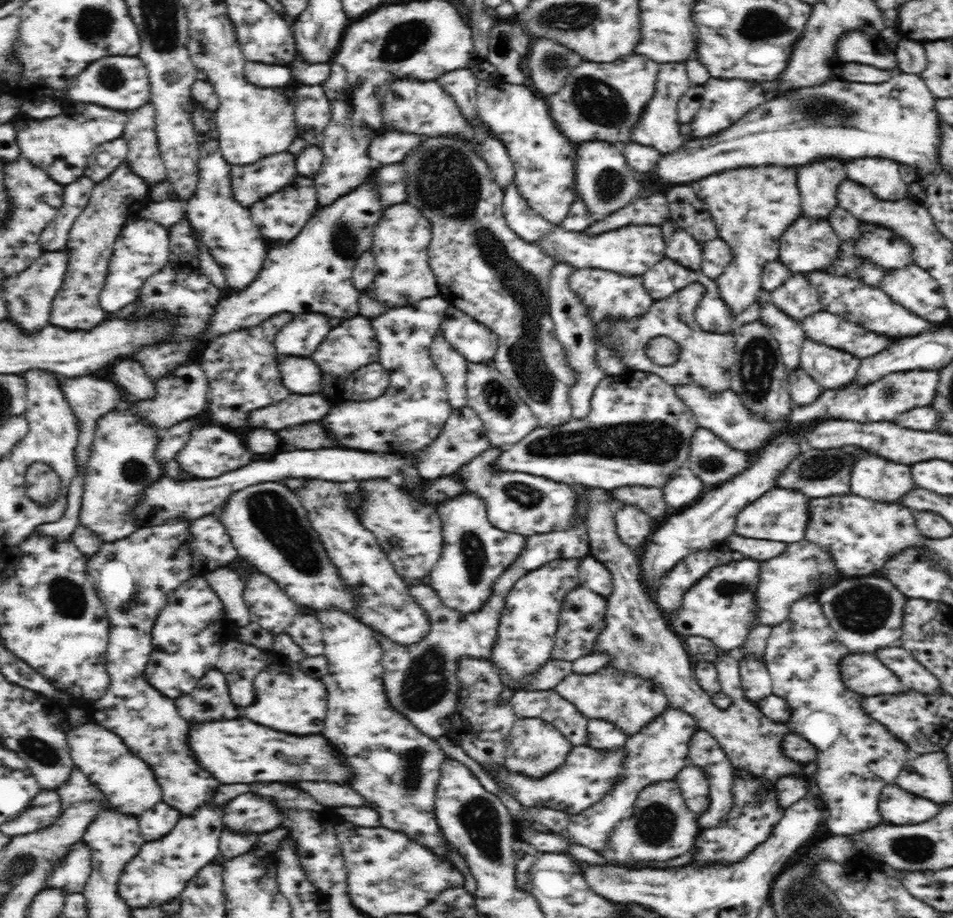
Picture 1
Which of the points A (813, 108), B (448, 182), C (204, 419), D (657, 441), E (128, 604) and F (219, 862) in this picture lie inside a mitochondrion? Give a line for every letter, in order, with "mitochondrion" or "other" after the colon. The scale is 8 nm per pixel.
A: mitochondrion
B: mitochondrion
C: other
D: mitochondrion
E: mitochondrion
F: other

